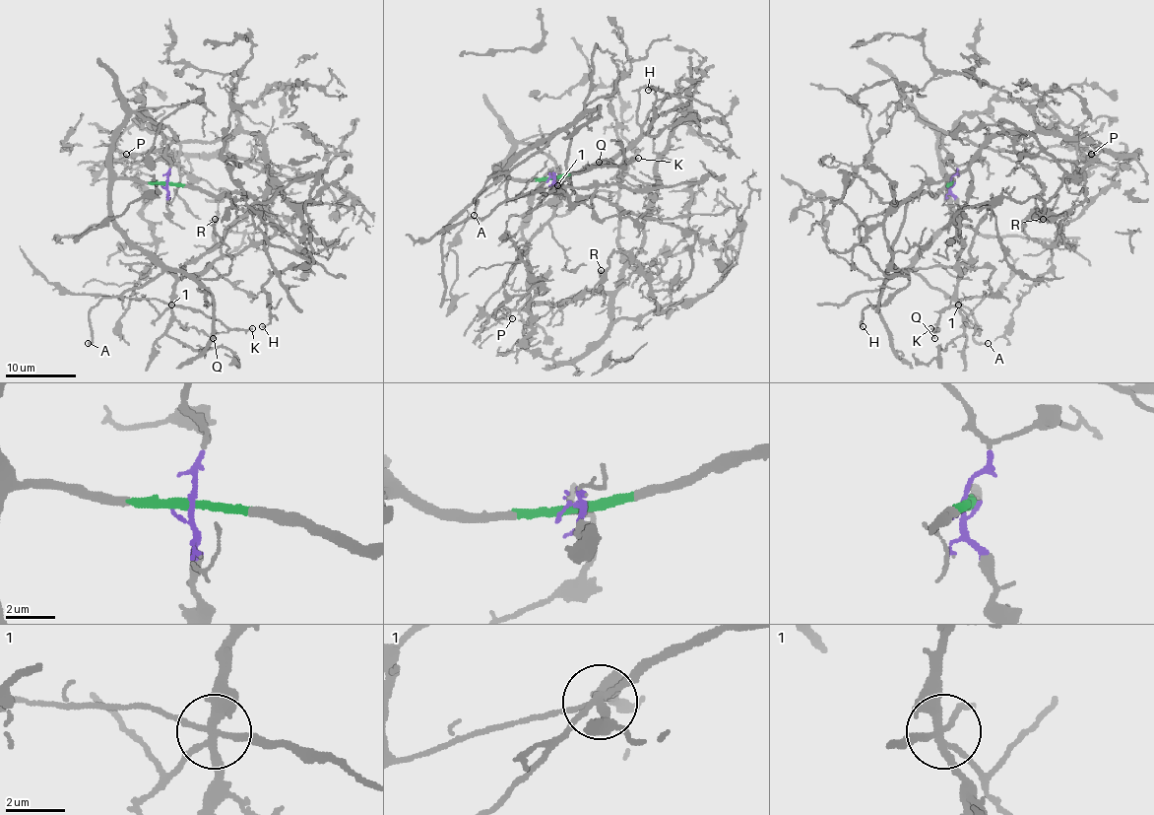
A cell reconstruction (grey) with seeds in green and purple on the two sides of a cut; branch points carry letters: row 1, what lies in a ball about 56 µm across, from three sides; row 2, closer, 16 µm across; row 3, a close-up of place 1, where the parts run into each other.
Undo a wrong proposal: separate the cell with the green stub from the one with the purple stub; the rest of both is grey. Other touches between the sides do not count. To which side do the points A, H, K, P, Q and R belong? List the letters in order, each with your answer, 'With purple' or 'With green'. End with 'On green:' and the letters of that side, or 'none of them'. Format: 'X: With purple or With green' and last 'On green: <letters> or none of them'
A: With green
H: With purple
K: With green
P: With purple
Q: With green
R: With purple
On green: A, K, Q

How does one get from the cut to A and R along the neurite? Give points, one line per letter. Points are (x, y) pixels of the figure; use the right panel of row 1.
A: (949, 183), (950, 220), (925, 246), (914, 269), (972, 313), (974, 338), (988, 343)
R: (949, 183), (963, 116), (1043, 100), (1093, 148), (1084, 199), (1026, 220), (1053, 244), (1043, 218)

